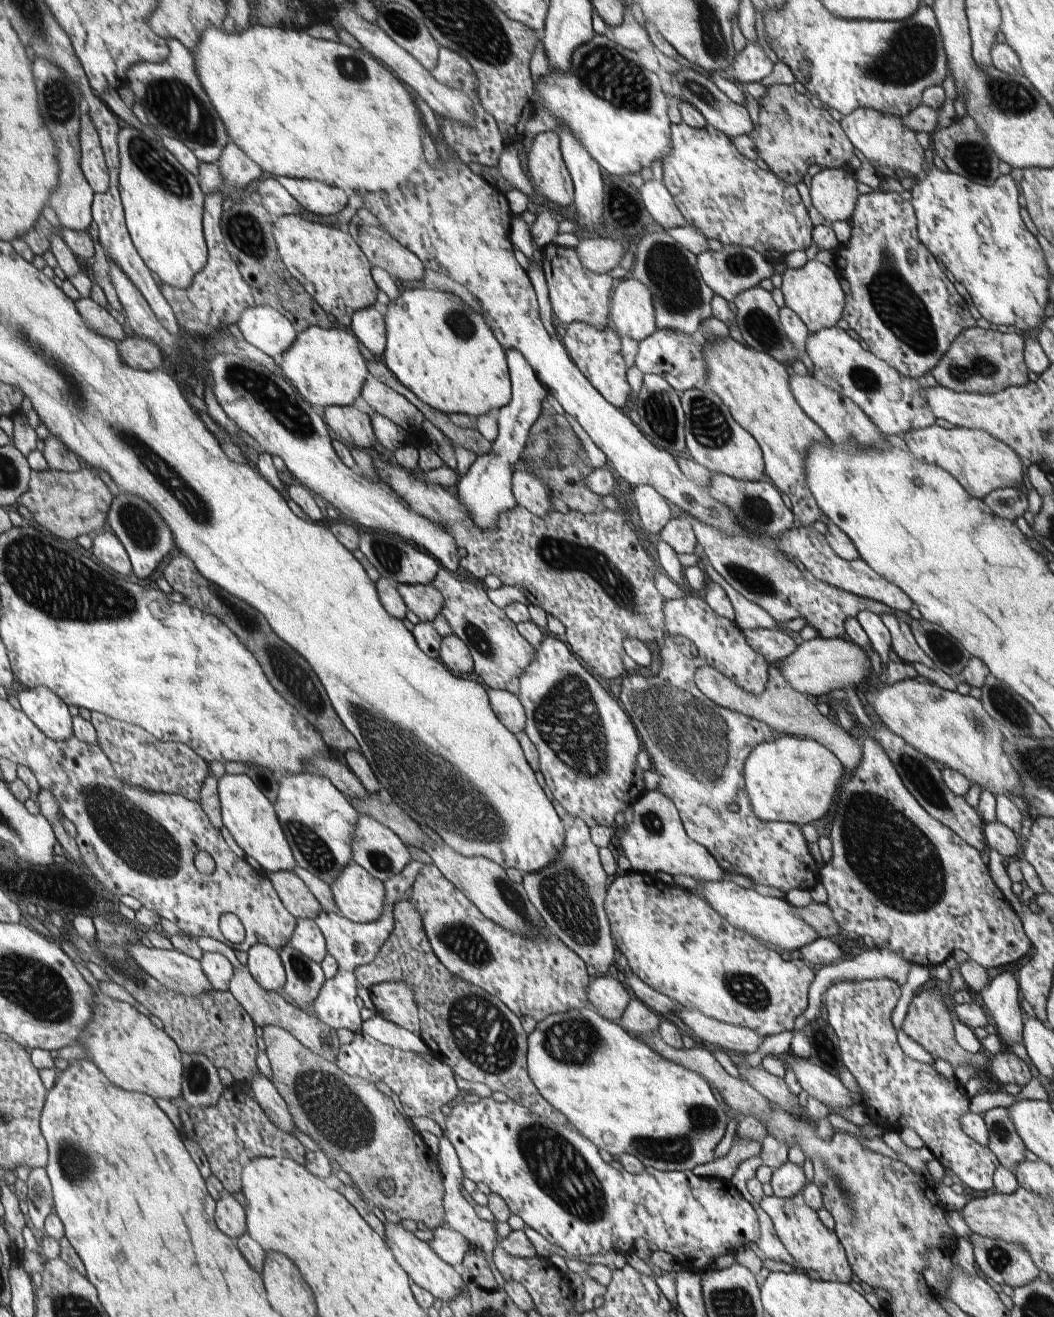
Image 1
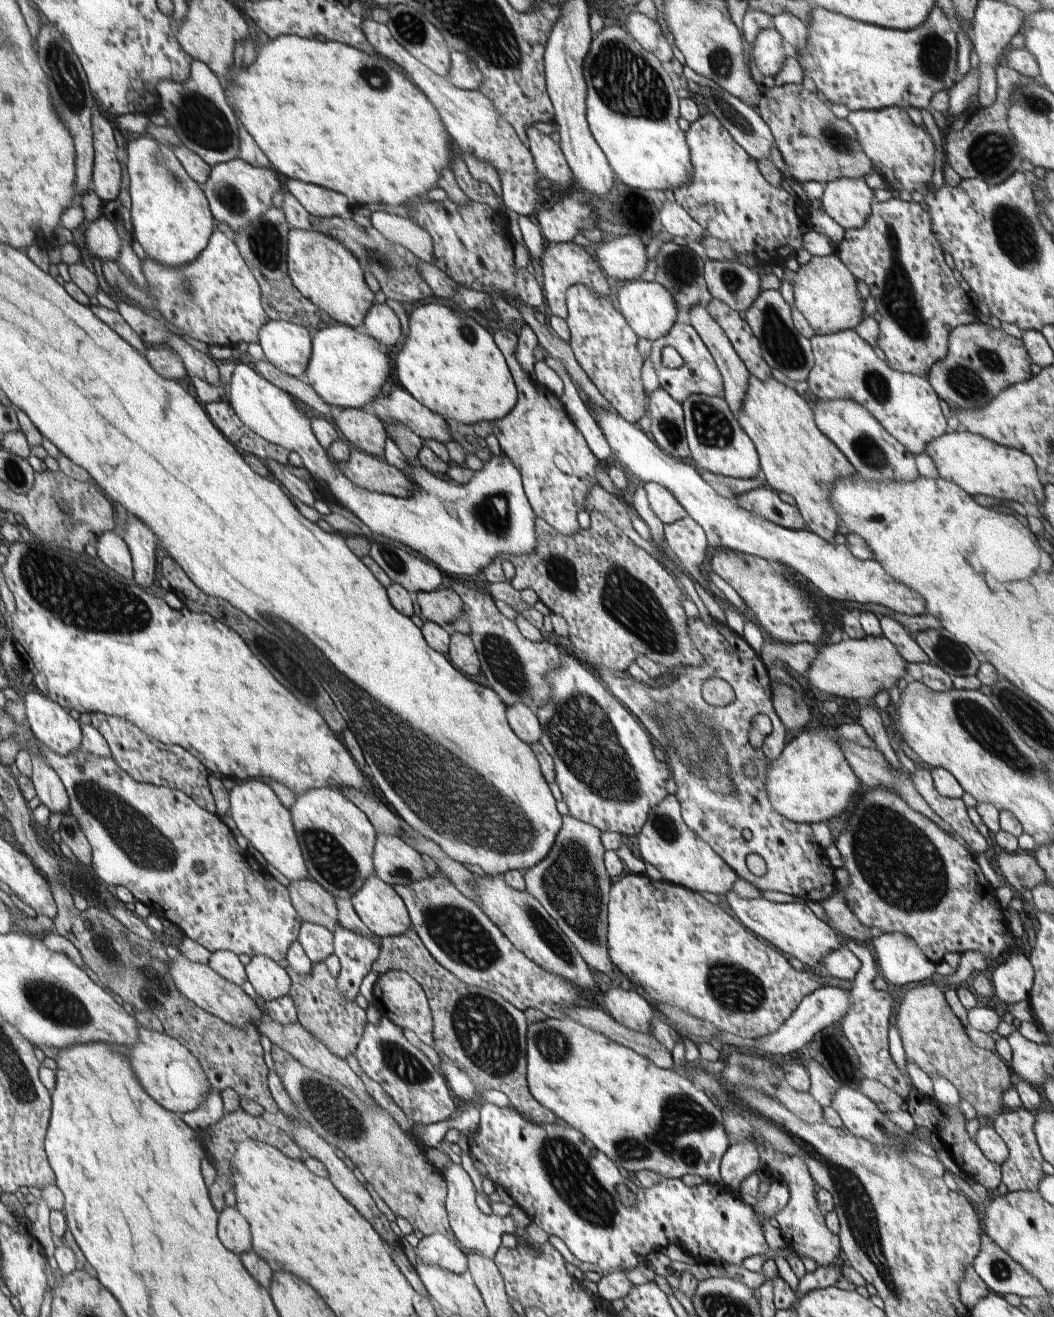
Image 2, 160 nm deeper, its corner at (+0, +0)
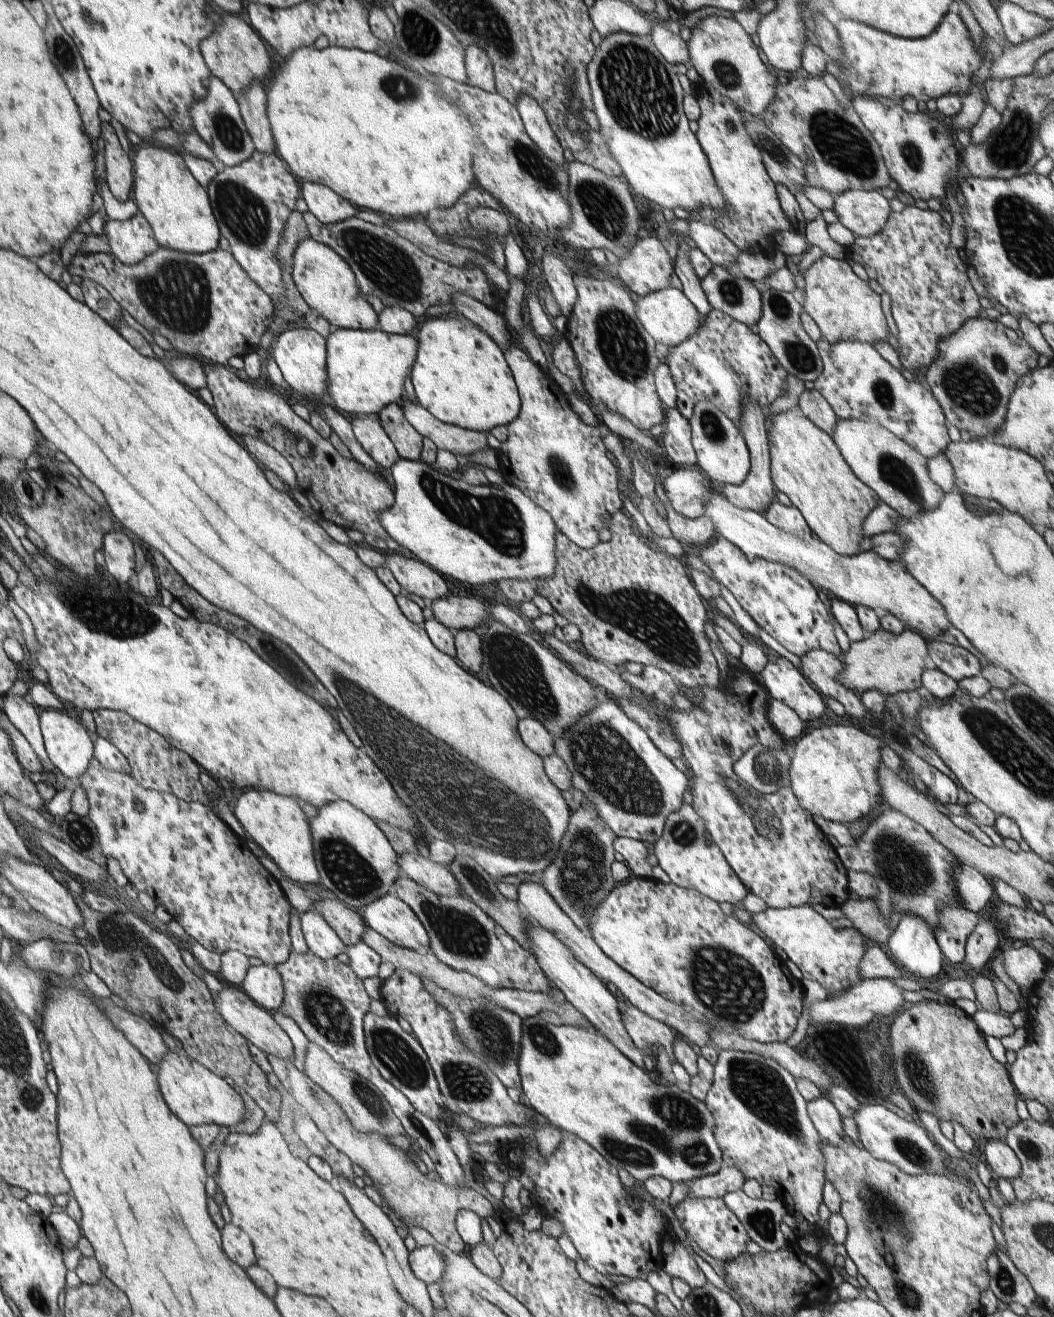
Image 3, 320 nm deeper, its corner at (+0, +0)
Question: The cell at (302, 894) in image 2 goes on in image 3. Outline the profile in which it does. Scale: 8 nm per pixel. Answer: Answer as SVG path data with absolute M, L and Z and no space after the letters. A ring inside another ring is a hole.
M336 897L321 898L313 904L312 908L322 914L328 926L331 926L346 944L358 944L362 941L366 924L358 910L344 905Z

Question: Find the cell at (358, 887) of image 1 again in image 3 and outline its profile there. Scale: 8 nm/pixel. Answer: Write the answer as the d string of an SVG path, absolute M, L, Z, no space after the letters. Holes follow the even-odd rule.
M394 892L358 910L365 924L384 938L405 949L431 948L428 930L415 913Z

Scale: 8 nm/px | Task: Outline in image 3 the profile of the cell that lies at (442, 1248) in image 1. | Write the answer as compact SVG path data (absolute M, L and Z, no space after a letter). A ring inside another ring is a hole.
M417 1246L410 1253L409 1260L412 1272L427 1285L439 1283L444 1276L446 1262L442 1258L442 1252L438 1252L434 1246Z

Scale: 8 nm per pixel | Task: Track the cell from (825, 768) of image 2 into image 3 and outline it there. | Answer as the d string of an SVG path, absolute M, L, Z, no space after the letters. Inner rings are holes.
M844 724L822 726L804 734L791 749L792 760L789 766L790 788L800 806L803 806L803 809L812 816L823 816L826 820L841 823L854 822L865 814L870 814L872 808L882 801L879 768L882 762L881 747L883 745L878 737L856 726L844 726Z

